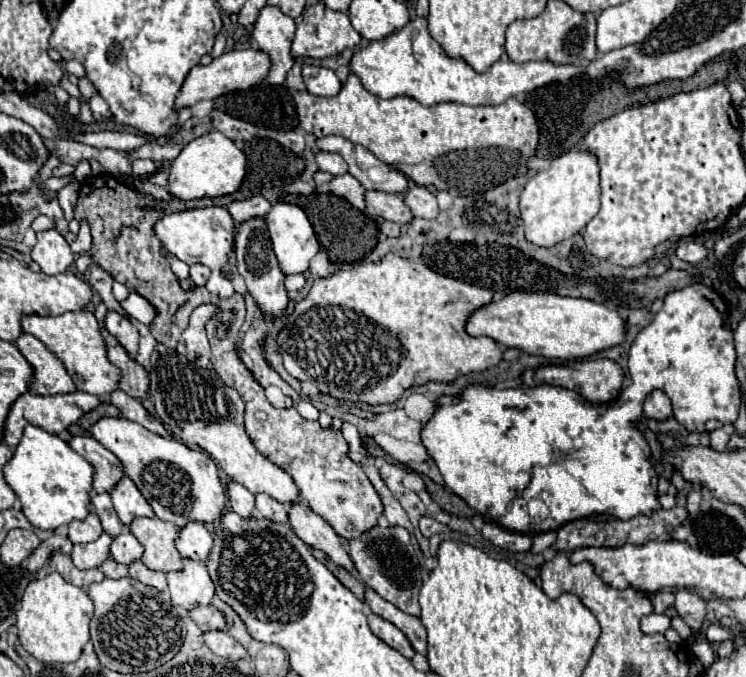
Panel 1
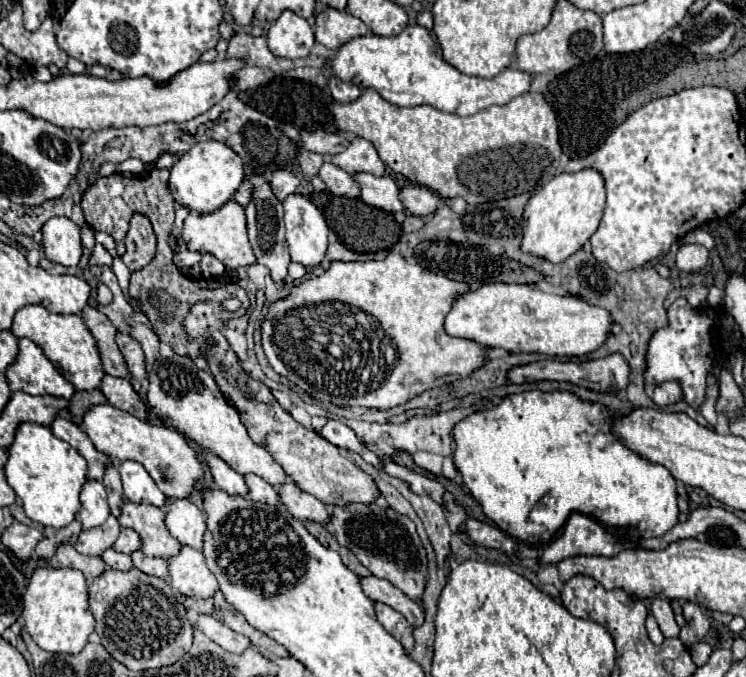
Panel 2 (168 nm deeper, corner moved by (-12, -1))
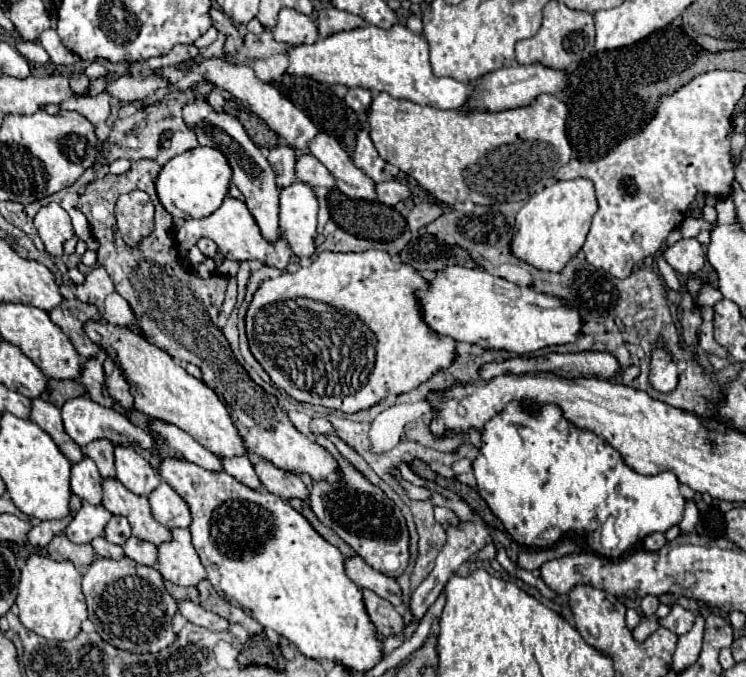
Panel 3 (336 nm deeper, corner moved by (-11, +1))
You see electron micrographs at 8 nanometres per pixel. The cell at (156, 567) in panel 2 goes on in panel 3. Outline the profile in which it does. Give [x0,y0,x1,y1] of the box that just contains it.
[123,537,157,567]

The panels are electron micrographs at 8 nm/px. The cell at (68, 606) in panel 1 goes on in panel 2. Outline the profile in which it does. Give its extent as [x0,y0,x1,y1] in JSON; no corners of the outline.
[24,567,94,653]

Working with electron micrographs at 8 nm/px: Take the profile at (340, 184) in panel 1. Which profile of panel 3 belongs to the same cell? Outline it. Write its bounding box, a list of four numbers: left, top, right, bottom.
[295,155,335,189]

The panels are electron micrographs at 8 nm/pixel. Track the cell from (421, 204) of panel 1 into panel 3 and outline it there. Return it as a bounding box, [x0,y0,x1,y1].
[377,179,411,207]

